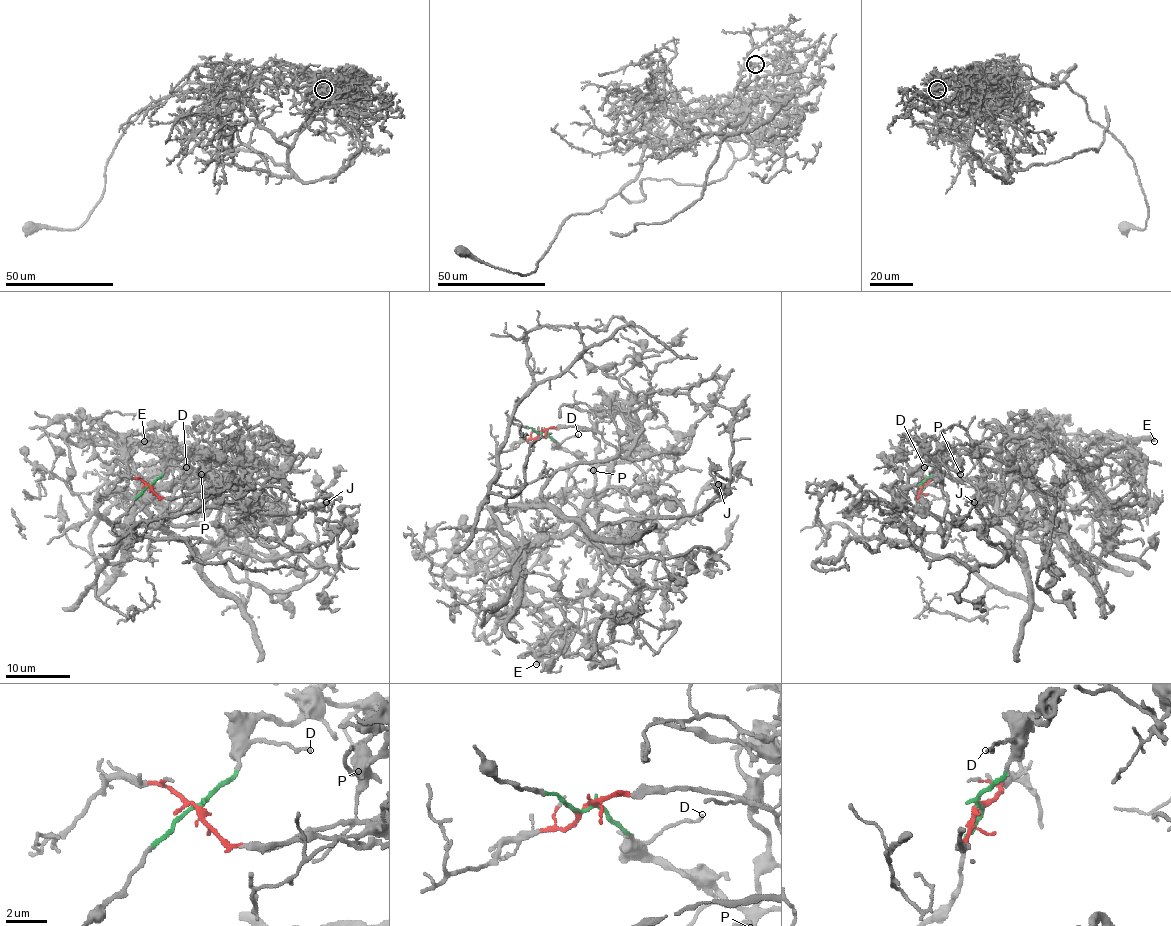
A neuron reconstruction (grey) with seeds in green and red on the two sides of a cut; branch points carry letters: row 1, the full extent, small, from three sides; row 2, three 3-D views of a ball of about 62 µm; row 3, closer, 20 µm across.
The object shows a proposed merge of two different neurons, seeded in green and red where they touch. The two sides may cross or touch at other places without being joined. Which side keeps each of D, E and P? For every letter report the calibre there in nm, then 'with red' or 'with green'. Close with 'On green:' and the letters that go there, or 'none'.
D: calibre 150 nm; with green
E: calibre 400 nm; with green
P: calibre 140 nm; with green
On green: D, E, P

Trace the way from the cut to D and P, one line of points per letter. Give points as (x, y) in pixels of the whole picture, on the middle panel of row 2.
D: (541, 432), (560, 443), (578, 433)
P: (541, 432), (546, 432), (562, 448), (581, 458), (591, 467), (588, 469), (593, 471)

